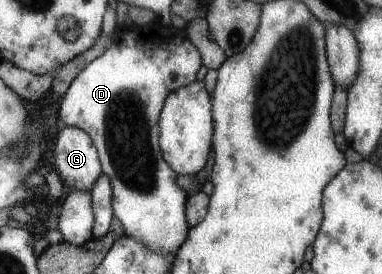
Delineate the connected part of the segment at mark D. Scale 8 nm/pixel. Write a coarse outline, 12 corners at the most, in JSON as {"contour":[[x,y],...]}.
{"contour":[[166,17],[118,39],[62,96],[91,136],[114,216],[177,258],[187,192],[165,162],[165,99],[201,53]]}

